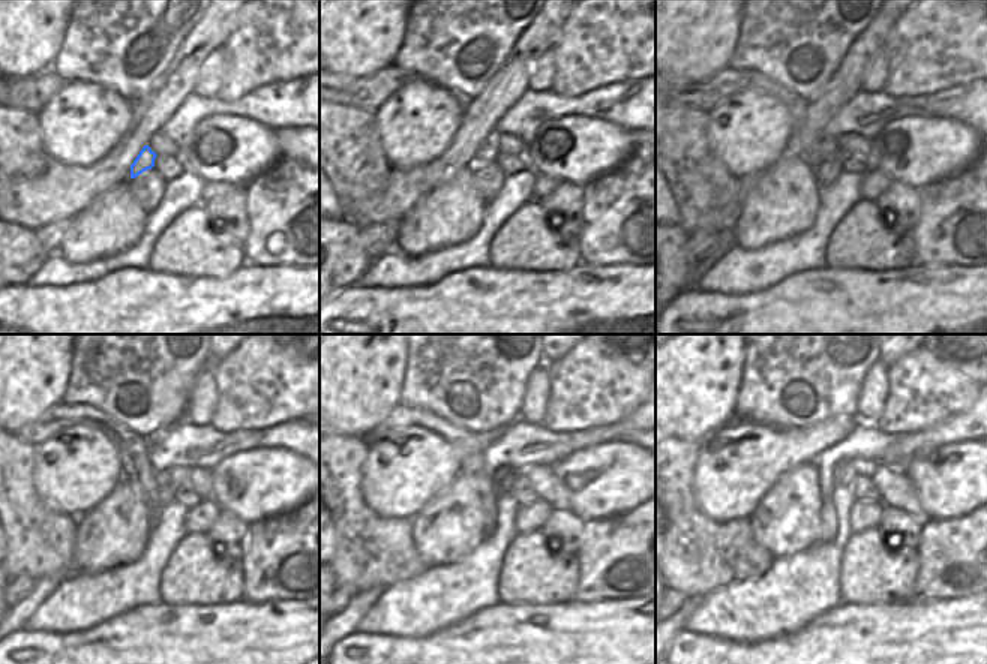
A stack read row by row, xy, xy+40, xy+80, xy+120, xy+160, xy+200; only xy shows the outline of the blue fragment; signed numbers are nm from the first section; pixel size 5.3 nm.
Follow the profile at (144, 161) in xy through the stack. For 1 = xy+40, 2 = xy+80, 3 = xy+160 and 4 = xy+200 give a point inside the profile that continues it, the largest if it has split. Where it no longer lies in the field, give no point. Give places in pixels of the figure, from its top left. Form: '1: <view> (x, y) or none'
1: xy+40 (488, 152)
2: xy+80 (827, 147)
3: xy+160 (504, 477)
4: xy+200 (843, 474)

